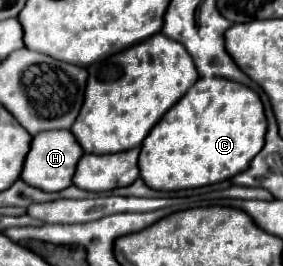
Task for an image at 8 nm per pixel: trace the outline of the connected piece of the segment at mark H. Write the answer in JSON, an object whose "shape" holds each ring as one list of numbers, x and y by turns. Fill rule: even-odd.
{"shape":[[41,131,41,135,33,137,31,151,27,153,21,179,33,187,37,185,51,185,51,187,69,187,73,185,73,175,77,169,79,159,83,157,83,147,77,143,71,131]]}

